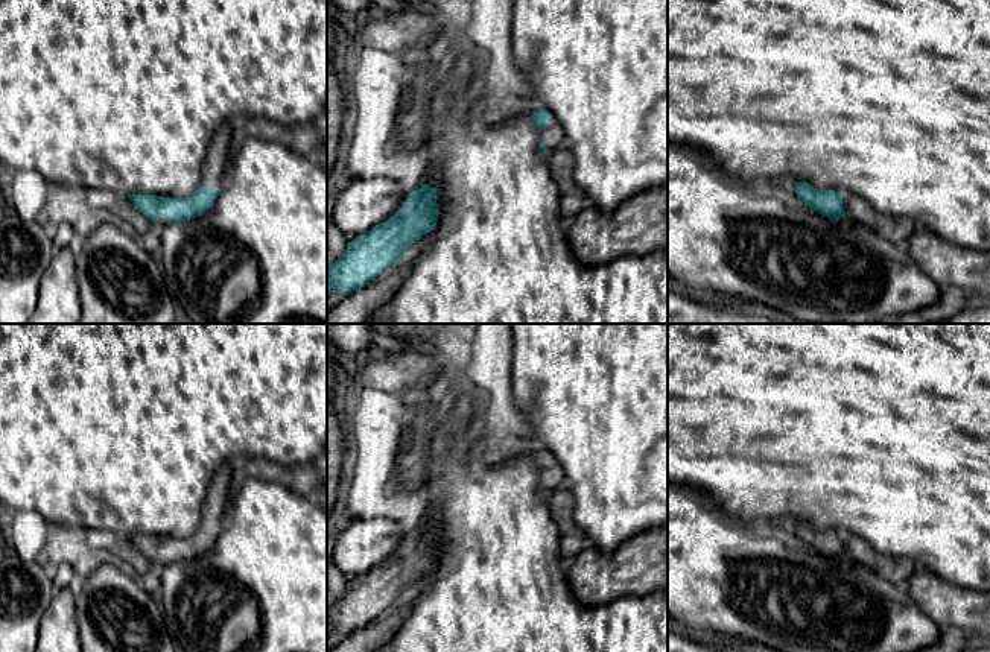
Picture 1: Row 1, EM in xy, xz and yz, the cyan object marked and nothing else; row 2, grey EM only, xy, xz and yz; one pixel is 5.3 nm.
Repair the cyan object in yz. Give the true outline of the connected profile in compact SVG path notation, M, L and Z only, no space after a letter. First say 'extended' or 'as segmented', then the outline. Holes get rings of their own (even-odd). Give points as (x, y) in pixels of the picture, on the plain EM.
as segmented; M808 523L795 524L795 535L821 558L838 562L846 556L842 535L835 530L817 530Z

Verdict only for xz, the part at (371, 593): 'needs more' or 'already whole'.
already whole

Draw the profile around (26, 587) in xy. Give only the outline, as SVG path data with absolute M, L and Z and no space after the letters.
M9 558L0 565L0 652L35 652L40 622L55 594L55 568Z

